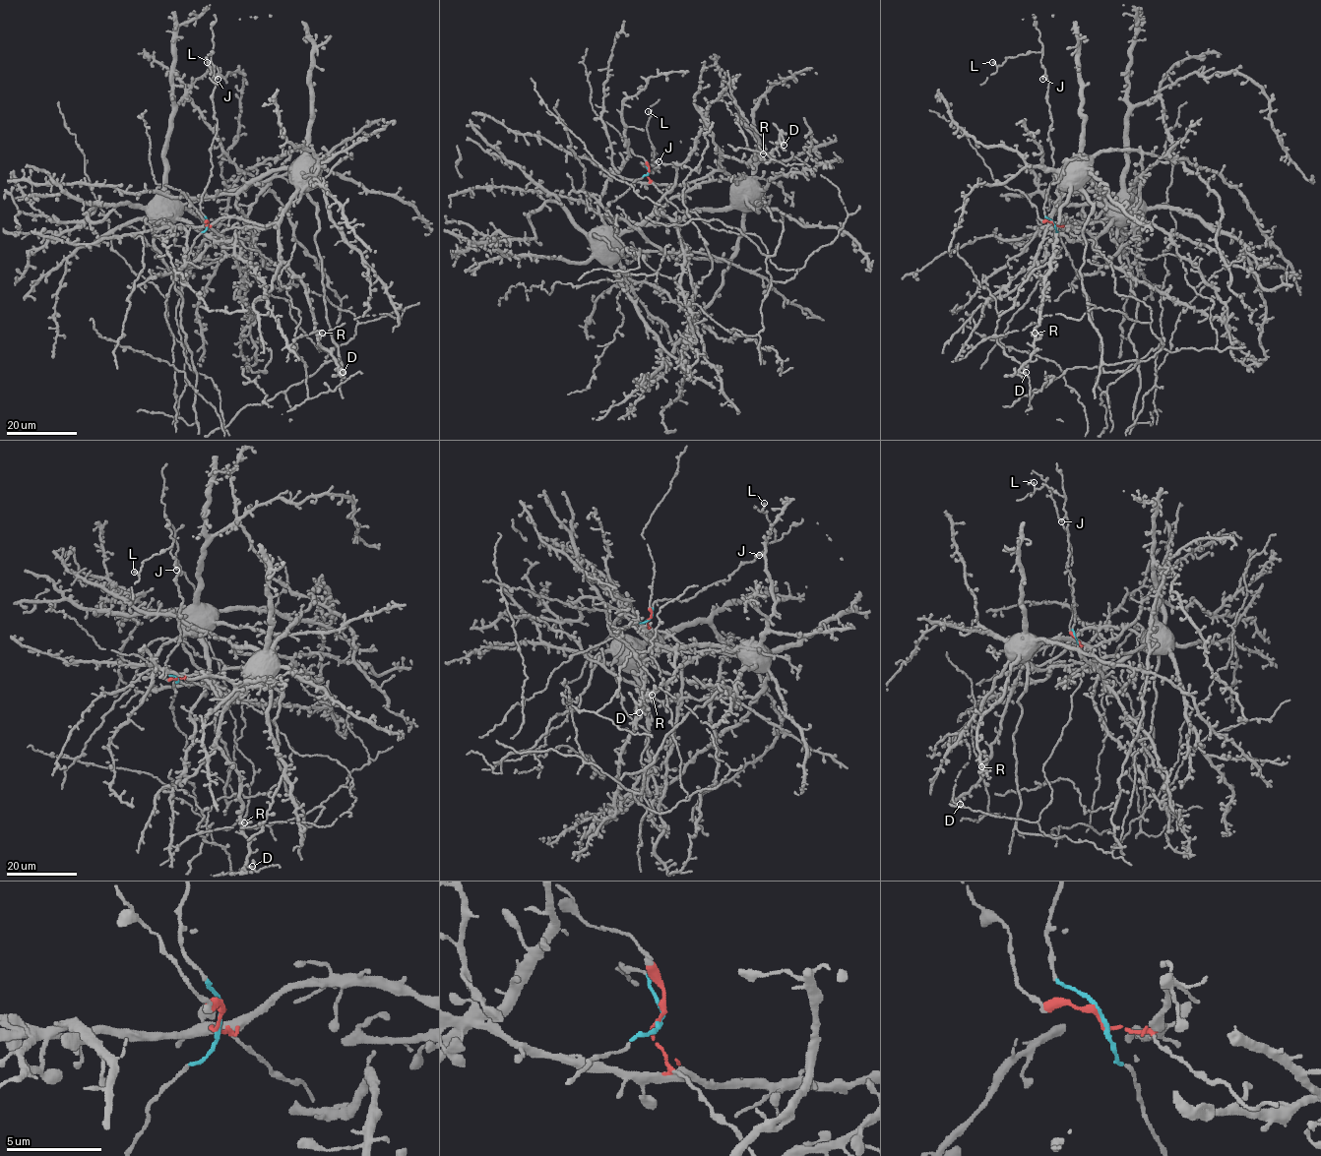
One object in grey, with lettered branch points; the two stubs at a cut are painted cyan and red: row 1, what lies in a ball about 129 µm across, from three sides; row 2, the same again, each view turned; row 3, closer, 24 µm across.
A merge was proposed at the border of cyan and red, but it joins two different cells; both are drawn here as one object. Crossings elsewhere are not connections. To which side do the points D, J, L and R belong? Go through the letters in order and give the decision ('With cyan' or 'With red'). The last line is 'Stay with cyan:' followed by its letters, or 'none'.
D: With red
J: With cyan
L: With cyan
R: With red
Stay with cyan: J, L

